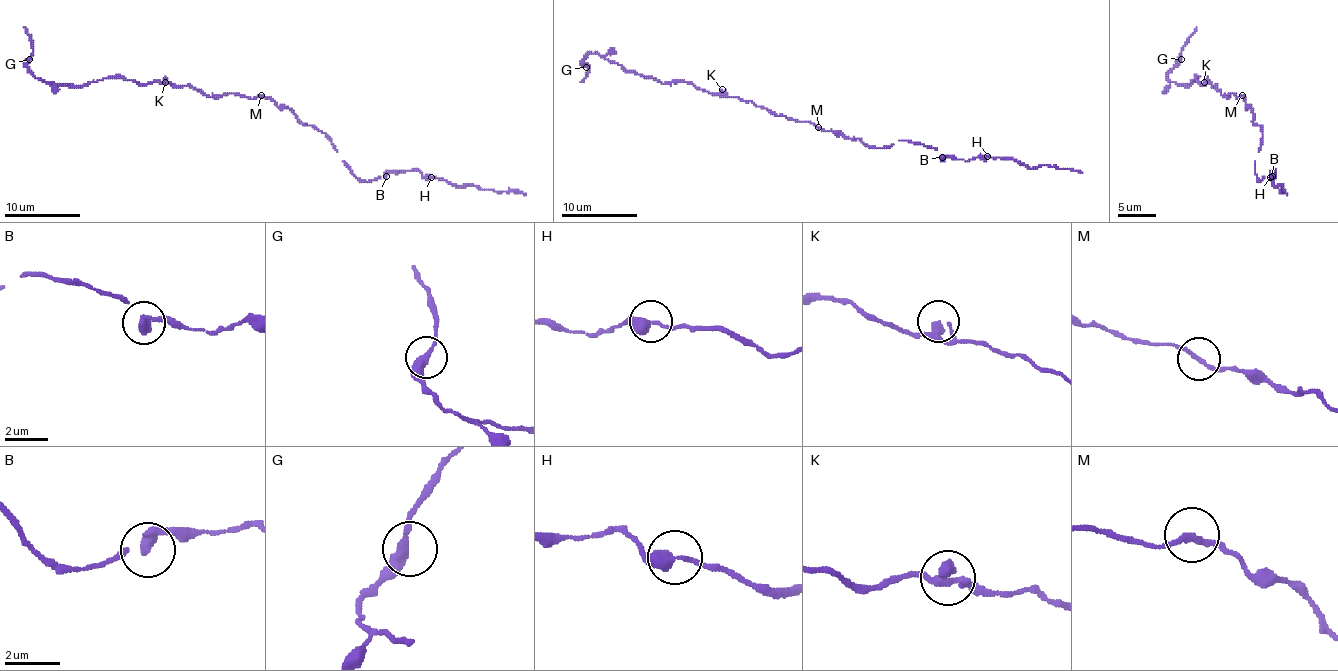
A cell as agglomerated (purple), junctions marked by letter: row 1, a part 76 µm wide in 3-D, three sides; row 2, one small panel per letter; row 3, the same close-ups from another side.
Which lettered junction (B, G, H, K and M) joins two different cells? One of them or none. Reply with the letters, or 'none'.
none

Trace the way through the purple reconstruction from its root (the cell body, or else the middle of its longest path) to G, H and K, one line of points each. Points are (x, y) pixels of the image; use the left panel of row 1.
G: (261, 97), (210, 97), (188, 85), (122, 78), (61, 85), (37, 78), (29, 59)
H: (261, 97), (286, 106), (303, 123), (322, 131), (344, 165), (361, 180), (371, 182), (401, 170), (431, 176)
K: (261, 97), (248, 99), (233, 93), (210, 97), (188, 85), (171, 85), (165, 82)

